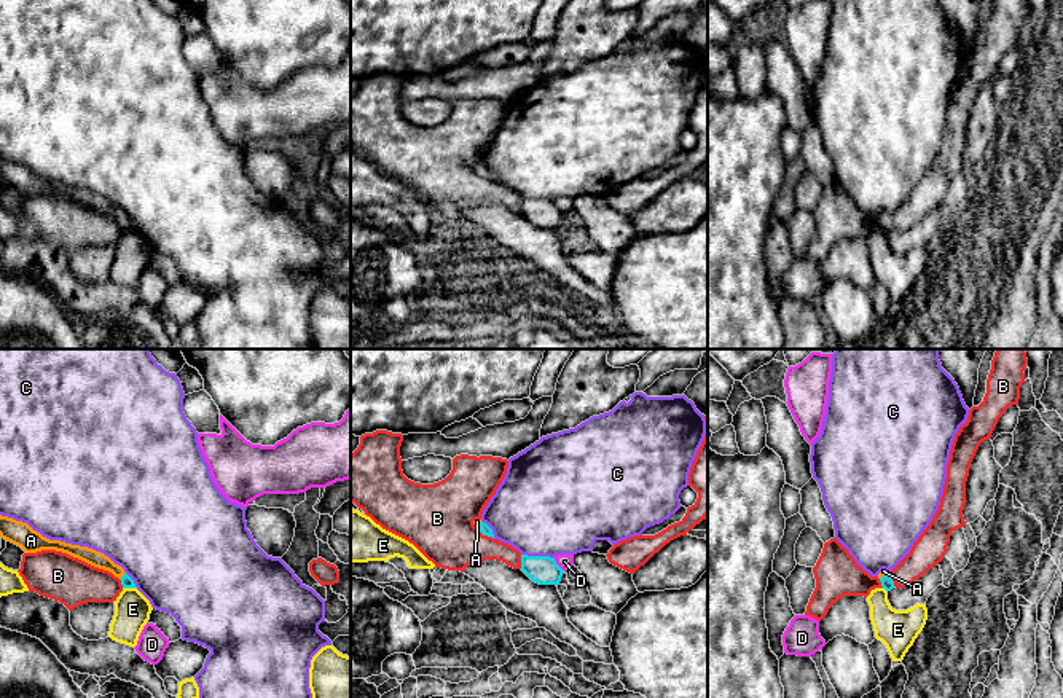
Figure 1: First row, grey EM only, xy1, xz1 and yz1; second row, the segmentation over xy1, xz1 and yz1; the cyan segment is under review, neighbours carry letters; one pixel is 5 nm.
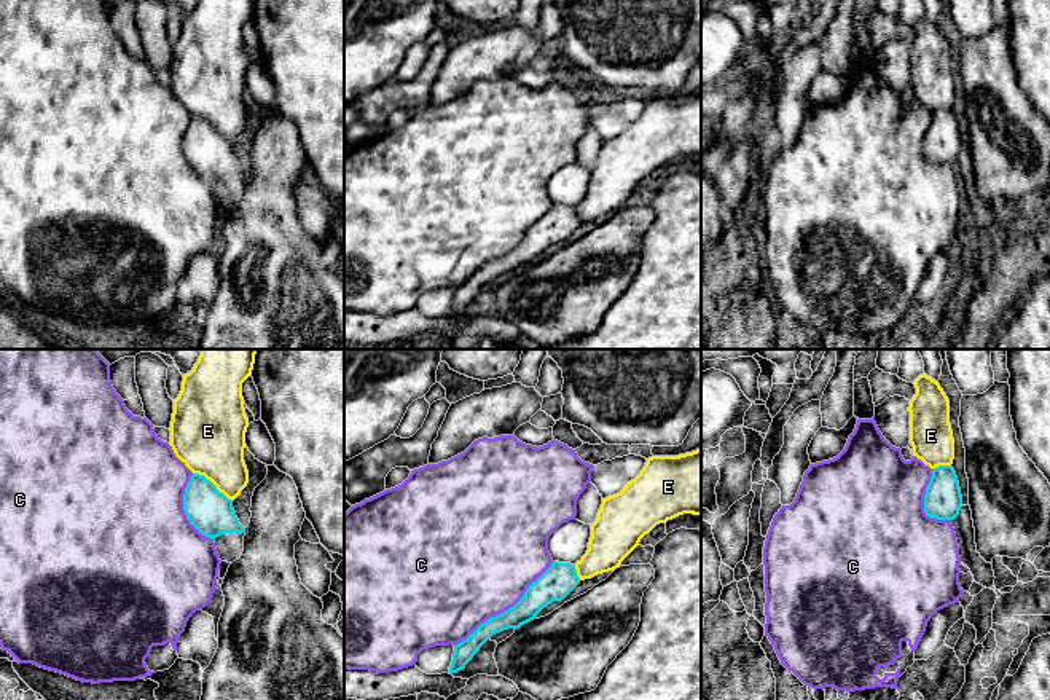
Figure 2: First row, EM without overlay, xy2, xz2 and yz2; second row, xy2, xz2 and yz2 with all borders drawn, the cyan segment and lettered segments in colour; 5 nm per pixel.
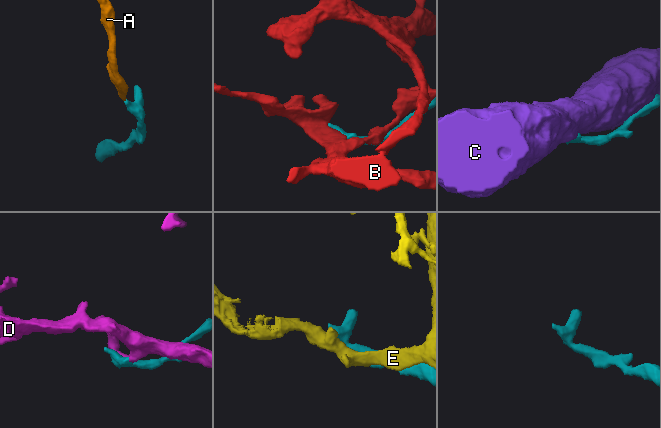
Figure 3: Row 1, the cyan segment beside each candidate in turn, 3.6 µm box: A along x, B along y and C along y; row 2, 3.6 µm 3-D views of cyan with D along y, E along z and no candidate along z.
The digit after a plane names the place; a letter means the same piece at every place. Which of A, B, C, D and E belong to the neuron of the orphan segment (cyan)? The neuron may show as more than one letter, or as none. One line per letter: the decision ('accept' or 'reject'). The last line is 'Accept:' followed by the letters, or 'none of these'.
A: accept
B: reject
C: reject
D: reject
E: reject
Accept: A

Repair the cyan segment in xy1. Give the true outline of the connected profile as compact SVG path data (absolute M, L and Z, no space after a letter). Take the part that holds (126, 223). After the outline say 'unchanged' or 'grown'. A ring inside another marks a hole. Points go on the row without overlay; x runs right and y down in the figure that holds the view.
M0 158L0 180L21 190L25 196L37 196L41 193L56 193L67 196L94 210L112 215L121 223L123 231L137 231L134 223L124 215L124 212L115 207L104 196L88 190L72 188L61 183L49 183L40 175L33 174L27 166Z; grown

